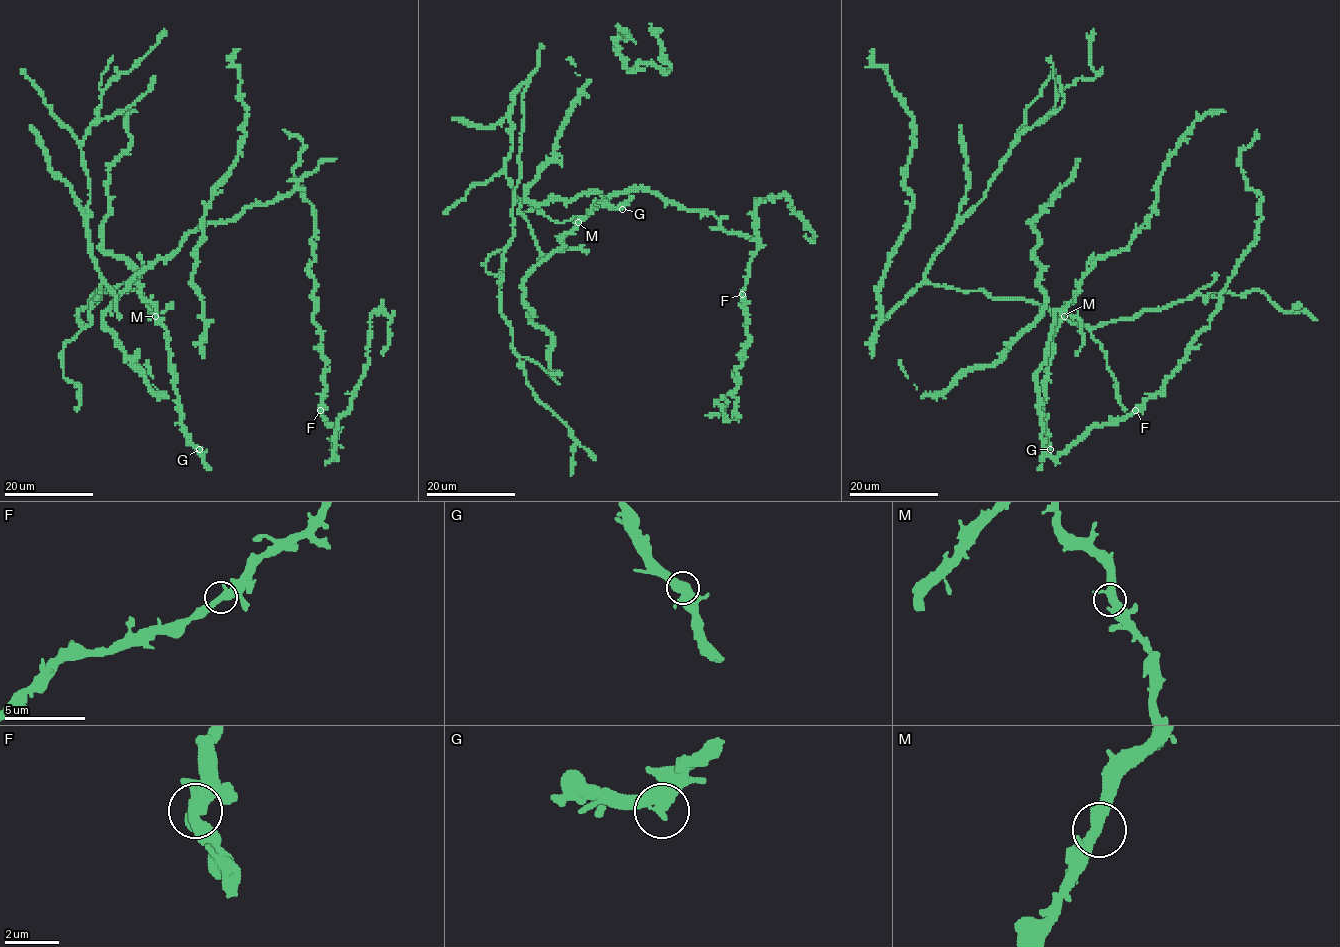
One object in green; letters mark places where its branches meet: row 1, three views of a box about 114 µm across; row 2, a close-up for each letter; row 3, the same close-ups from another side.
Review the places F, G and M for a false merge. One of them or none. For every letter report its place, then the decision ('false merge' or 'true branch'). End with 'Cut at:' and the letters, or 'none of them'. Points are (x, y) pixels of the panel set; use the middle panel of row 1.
F: (742, 294) | true branch
G: (622, 209) | true branch
M: (578, 222) | true branch
Cut at: none of them

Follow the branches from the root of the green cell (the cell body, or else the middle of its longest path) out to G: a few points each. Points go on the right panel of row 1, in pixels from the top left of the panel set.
G: (1062, 316), (1055, 330), (1046, 378), (1043, 423), (1050, 449)

